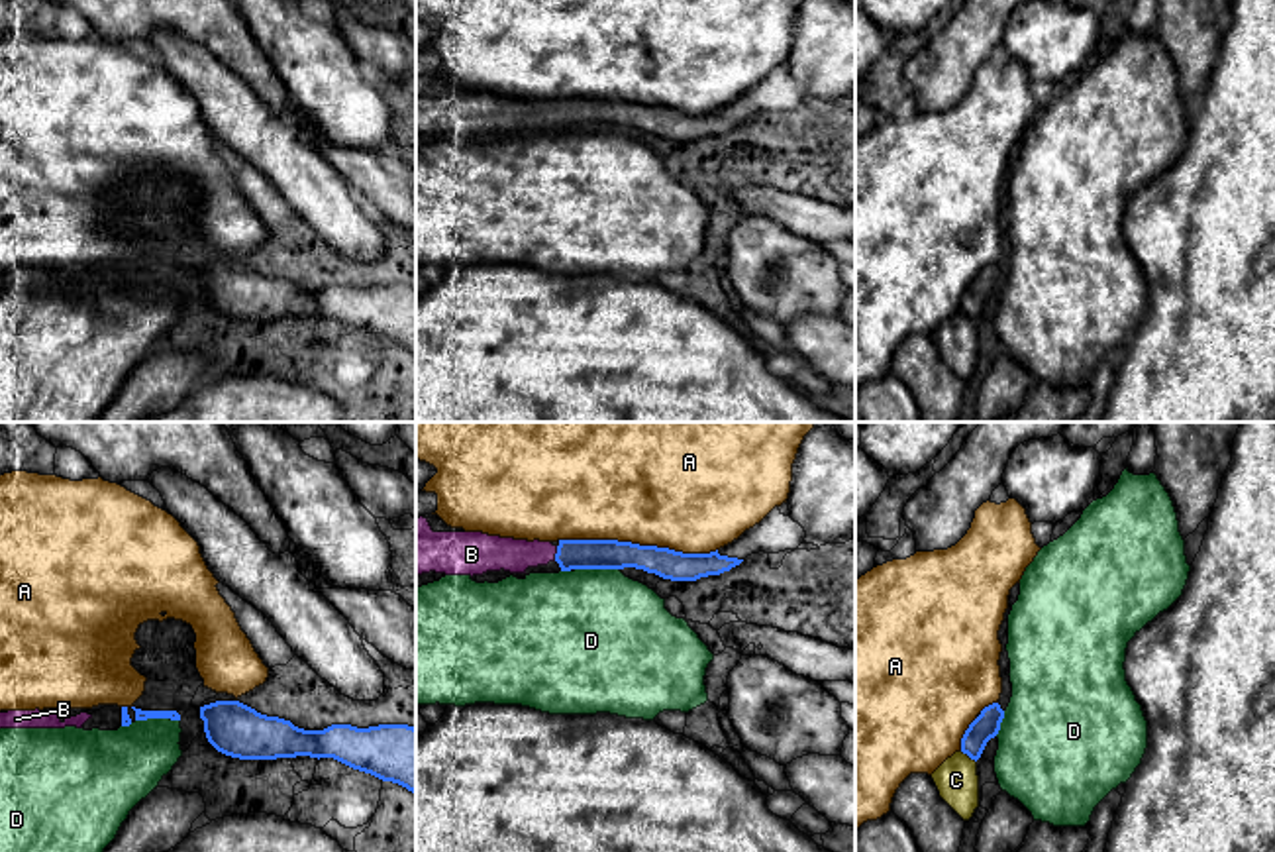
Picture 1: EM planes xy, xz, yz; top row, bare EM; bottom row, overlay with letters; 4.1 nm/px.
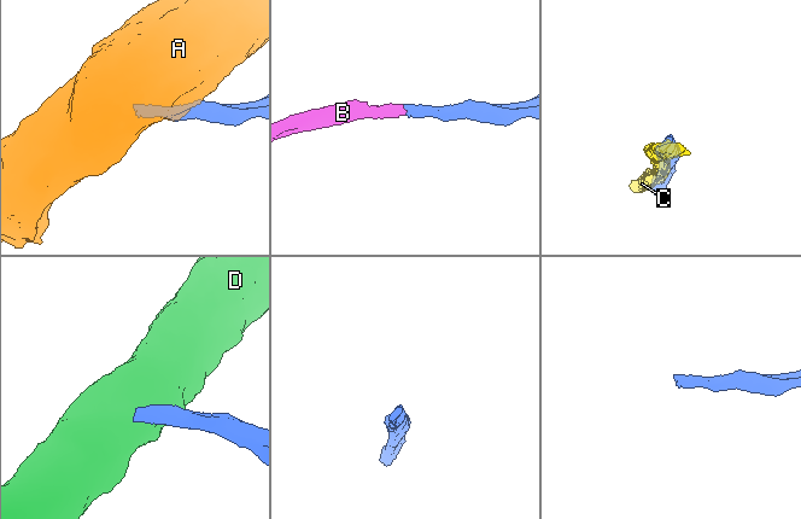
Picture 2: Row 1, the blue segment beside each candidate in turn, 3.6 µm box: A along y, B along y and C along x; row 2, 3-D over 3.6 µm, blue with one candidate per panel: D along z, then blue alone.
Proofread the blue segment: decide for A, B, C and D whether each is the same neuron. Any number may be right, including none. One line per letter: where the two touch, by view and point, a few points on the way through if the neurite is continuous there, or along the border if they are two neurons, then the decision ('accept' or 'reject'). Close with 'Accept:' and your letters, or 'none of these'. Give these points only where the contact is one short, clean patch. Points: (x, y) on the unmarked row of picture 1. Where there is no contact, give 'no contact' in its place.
A: contact xz (638, 105); reject
B: contact xz (556, 114); way xz (571, 114), (556, 114), (495, 112); accept
C: contact yz (968, 315); reject
D: contact xy (157, 277); border xy (179, 279), (136, 281); reject
Accept: B

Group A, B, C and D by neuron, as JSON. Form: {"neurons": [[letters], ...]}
{"neurons": [["A"], ["B"], ["C"], ["D"]]}

